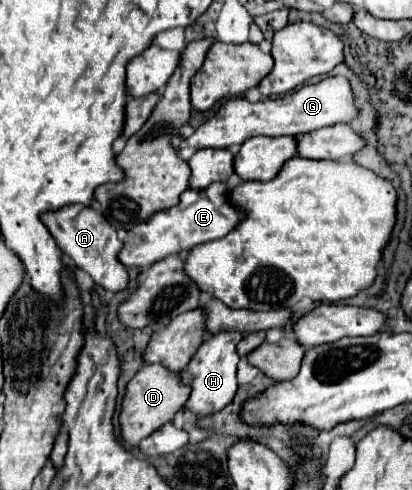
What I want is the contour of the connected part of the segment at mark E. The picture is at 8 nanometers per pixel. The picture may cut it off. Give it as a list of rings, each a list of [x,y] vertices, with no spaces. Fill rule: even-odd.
[[[211,184],[209,188],[203,188],[203,190],[187,188],[181,194],[181,200],[177,206],[173,206],[169,210],[155,212],[143,224],[137,224],[135,228],[131,228],[129,234],[125,236],[125,244],[117,258],[125,266],[147,268],[147,266],[163,260],[169,254],[179,254],[183,250],[195,248],[197,244],[227,236],[241,220],[239,214],[241,212],[231,208],[227,202],[227,186],[225,184]]]

